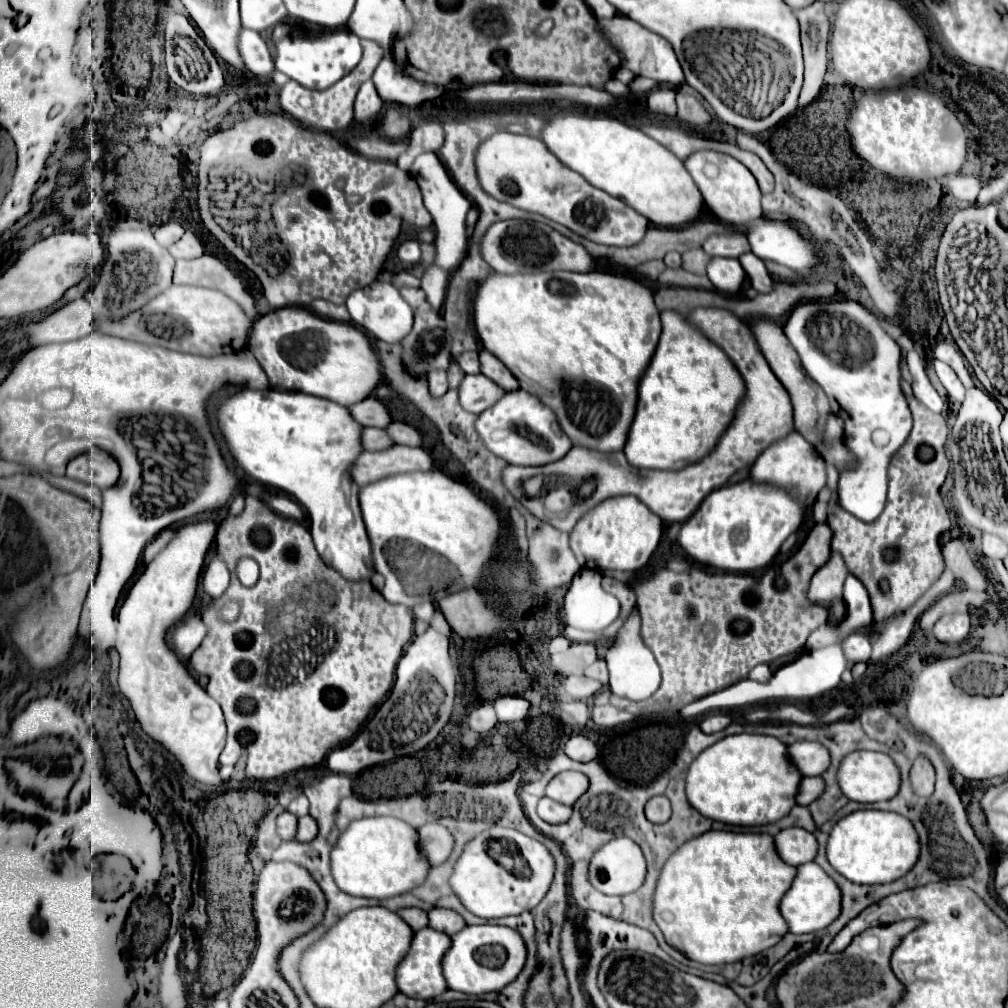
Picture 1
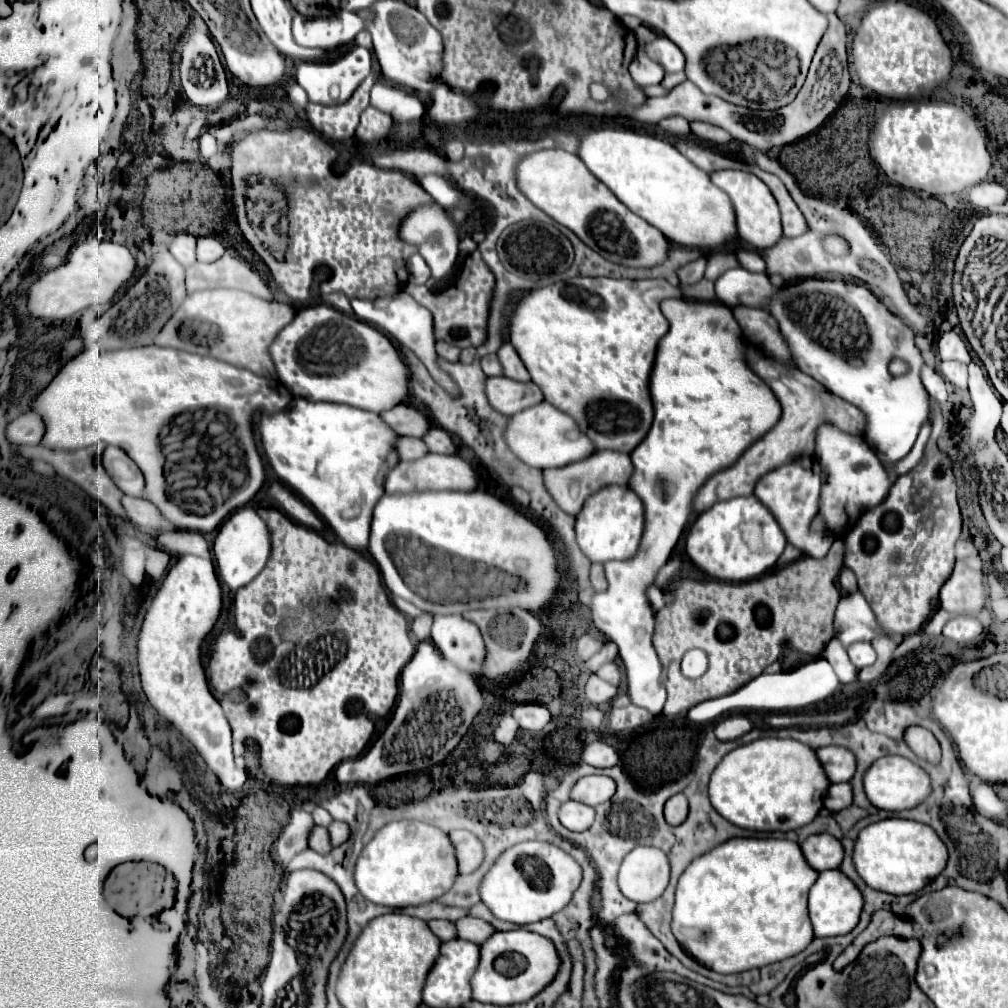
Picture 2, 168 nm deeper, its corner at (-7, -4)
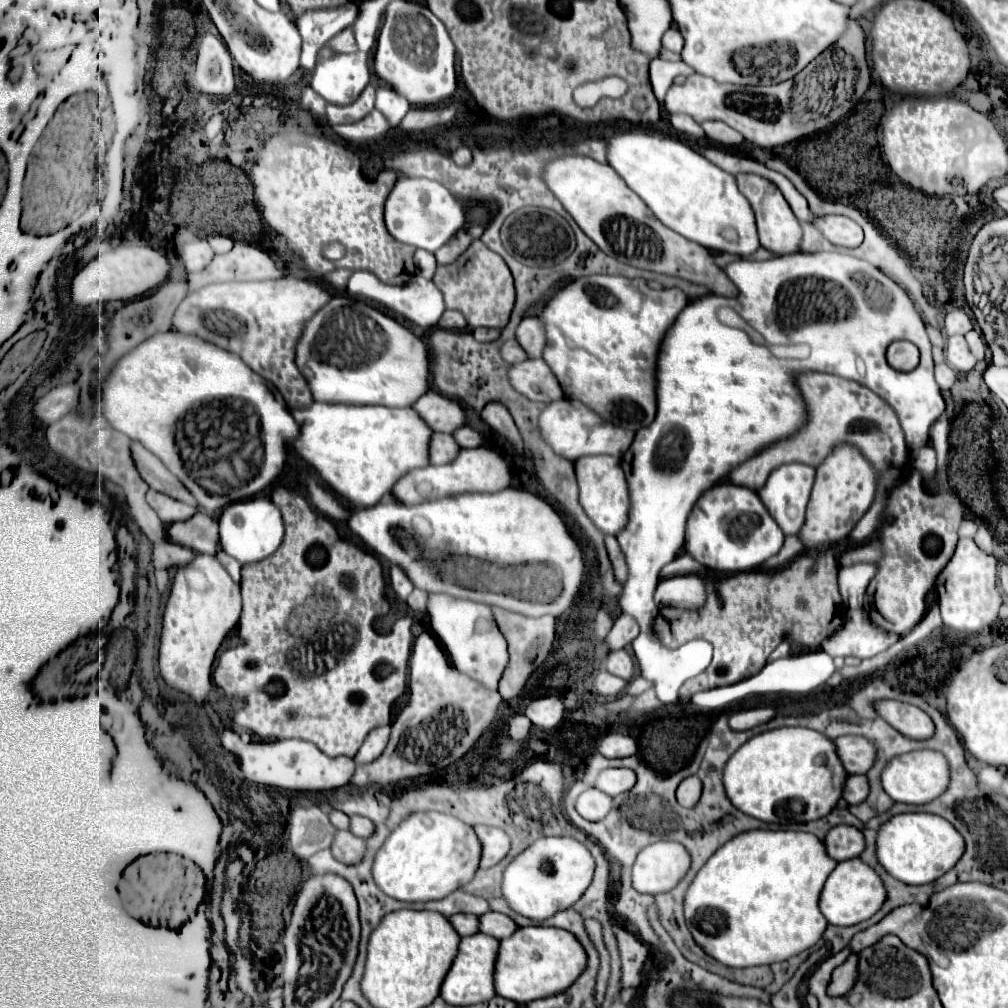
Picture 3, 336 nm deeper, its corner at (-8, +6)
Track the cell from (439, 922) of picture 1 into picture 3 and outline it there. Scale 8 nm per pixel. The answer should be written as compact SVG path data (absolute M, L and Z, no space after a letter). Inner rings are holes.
M486 912L484 916L480 916L480 932L494 936L498 940L512 936L512 932L516 932L516 930L518 930L518 924L512 918L508 918L506 914Z

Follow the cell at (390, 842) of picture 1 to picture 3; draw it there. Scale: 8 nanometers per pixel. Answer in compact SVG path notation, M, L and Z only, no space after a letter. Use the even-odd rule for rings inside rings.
M442 812L408 816L378 850L372 874L378 888L404 902L440 900L472 880L480 864L480 840L470 824Z

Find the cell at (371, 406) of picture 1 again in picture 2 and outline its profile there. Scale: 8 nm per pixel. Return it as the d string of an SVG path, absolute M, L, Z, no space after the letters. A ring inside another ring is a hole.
M397 404L395 408L381 412L379 416L399 436L421 438L421 434L425 434L427 428L429 428L427 418L419 410L415 410L413 406L407 406L407 404Z

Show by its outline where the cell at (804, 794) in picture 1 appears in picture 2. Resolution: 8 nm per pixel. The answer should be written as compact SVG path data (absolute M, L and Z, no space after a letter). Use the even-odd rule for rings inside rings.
M831 784L823 798L823 806L831 812L839 812L851 804L851 786L849 784Z

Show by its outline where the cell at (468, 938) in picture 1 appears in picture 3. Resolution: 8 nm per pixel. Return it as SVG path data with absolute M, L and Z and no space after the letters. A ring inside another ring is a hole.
M530 926L520 928L510 938L500 940L500 954L496 960L496 992L502 998L514 1002L530 1002L538 998L556 996L568 990L574 980L580 978L588 964L588 956L584 946L572 932L562 928L544 928L544 926Z

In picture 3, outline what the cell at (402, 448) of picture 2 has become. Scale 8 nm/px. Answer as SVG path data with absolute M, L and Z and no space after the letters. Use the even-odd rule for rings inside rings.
M434 434L432 442L430 442L430 460L432 464L448 464L448 460L452 460L452 456L456 456L456 452L460 452L460 446L456 444L456 440L452 440L452 434Z

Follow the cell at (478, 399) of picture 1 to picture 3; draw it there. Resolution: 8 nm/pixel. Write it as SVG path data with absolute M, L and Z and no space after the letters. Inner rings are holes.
M542 358L514 364L510 368L510 382L520 394L528 396L534 402L548 404L552 400L564 398L556 376L552 376L552 370Z

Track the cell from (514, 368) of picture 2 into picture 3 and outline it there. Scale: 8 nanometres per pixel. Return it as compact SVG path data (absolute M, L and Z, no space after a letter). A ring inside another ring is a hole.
M526 316L516 330L516 340L530 354L530 358L540 358L546 344L544 322L538 316Z

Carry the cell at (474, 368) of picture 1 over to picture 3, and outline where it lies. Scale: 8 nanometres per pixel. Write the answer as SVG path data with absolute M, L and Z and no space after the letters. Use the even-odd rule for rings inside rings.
M508 340L502 344L502 358L510 364L516 364L516 362L524 362L528 360L528 354L524 352L524 348L520 348L520 344L516 344L516 340Z

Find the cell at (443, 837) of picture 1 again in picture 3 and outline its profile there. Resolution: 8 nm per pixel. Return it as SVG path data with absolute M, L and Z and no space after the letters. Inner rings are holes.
M474 826L474 830L482 842L480 868L496 866L510 852L510 836L504 830L492 826Z

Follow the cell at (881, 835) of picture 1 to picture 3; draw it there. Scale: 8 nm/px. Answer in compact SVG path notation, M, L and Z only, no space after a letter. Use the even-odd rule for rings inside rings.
M926 812L898 814L878 830L876 854L880 864L894 878L906 884L928 884L954 868L954 864L964 854L964 838L942 816Z

